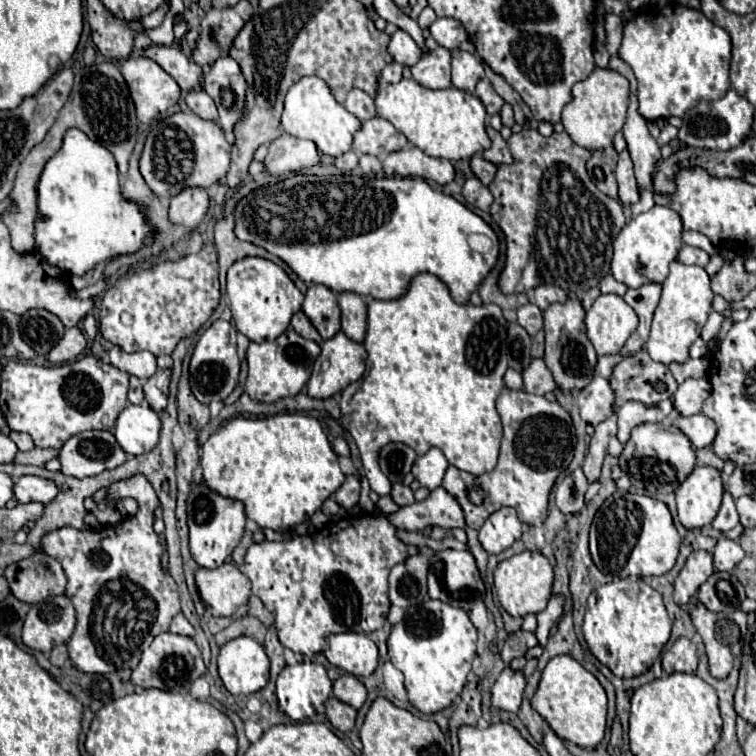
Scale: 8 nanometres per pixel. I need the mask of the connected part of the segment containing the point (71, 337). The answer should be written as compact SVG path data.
M67 328L65 336L61 338L61 342L47 354L47 360L51 364L61 364L61 362L73 362L87 346L85 334L81 332L81 328Z

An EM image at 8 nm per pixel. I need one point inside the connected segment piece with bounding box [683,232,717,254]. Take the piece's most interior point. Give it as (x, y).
(693, 238)

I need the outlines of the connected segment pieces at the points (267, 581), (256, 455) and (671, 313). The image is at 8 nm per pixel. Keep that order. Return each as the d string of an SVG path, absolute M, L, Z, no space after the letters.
M361 514L355 518L339 520L327 528L317 530L315 534L295 536L289 542L263 542L251 544L245 554L245 564L241 572L251 580L253 594L259 596L265 608L275 618L275 628L279 640L285 648L301 652L305 656L315 656L328 647L327 639L339 632L363 632L371 634L383 628L389 612L389 594L387 594L387 576L389 570L405 562L405 558L417 554L417 546L409 546L397 538L397 528L383 514Z
M302 412L229 420L201 446L201 468L209 490L243 502L247 518L281 534L307 522L345 480L321 424Z
M681 262L671 264L671 272L663 282L663 292L659 306L653 314L651 334L645 344L649 356L655 362L685 362L689 356L689 346L699 338L707 316L713 308L713 292L711 292L711 278L701 266L687 266Z

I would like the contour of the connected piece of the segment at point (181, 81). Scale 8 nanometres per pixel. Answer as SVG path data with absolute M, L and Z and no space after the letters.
M151 44L149 48L145 48L141 52L141 56L155 60L167 74L171 74L175 78L175 82L179 84L179 88L183 92L189 92L189 90L199 86L201 66L195 64L193 58L185 56L179 48Z

